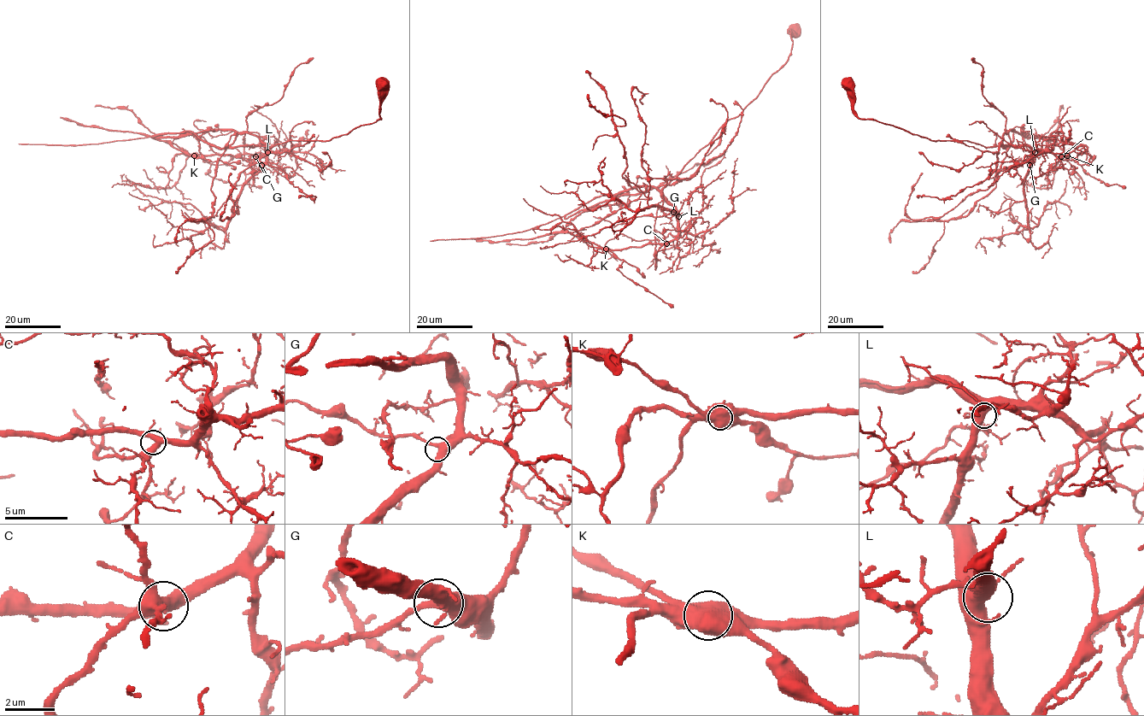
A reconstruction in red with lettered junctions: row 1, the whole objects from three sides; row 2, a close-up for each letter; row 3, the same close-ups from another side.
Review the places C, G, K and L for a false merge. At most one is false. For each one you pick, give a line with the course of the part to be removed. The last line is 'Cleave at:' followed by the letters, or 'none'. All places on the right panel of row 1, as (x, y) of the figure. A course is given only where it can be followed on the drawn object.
K: (1067, 155), (1050, 140), (1038, 155), (1032, 156), (1023, 137), (1024, 133), (1042, 137), (1055, 123), (1062, 106)
Cleave at: K

